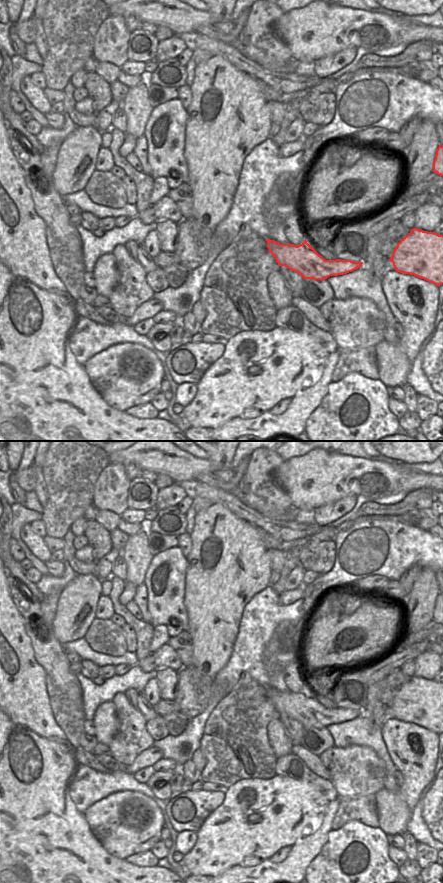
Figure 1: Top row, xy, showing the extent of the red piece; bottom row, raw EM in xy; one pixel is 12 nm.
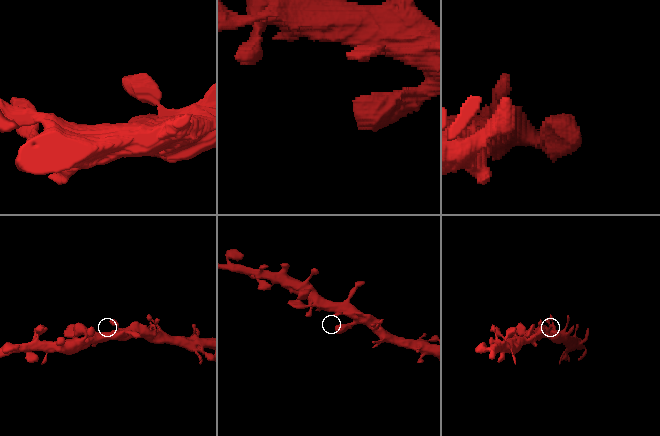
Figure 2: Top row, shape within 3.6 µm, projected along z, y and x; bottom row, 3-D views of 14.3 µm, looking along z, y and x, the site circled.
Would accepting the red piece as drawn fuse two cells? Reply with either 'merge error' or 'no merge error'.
no merge error

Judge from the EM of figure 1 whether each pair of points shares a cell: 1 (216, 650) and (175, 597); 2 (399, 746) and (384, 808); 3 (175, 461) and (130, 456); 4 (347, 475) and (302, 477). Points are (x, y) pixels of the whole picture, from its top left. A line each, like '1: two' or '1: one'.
1: two
2: one
3: one
4: one

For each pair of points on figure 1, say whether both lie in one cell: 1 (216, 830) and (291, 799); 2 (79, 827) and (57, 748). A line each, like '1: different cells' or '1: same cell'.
1: same cell
2: same cell

